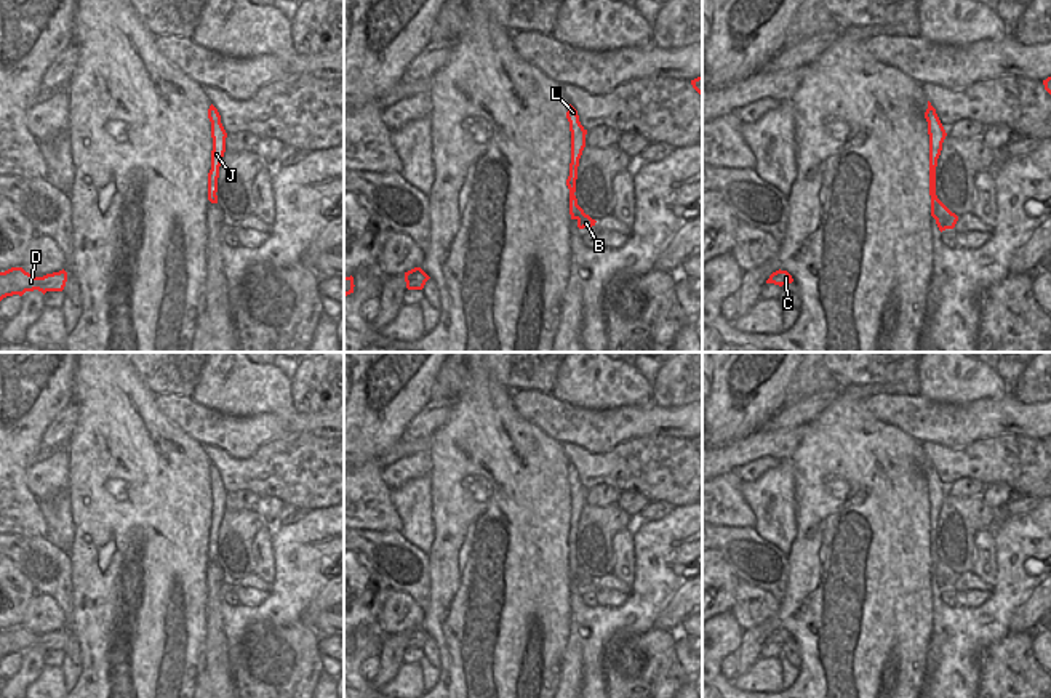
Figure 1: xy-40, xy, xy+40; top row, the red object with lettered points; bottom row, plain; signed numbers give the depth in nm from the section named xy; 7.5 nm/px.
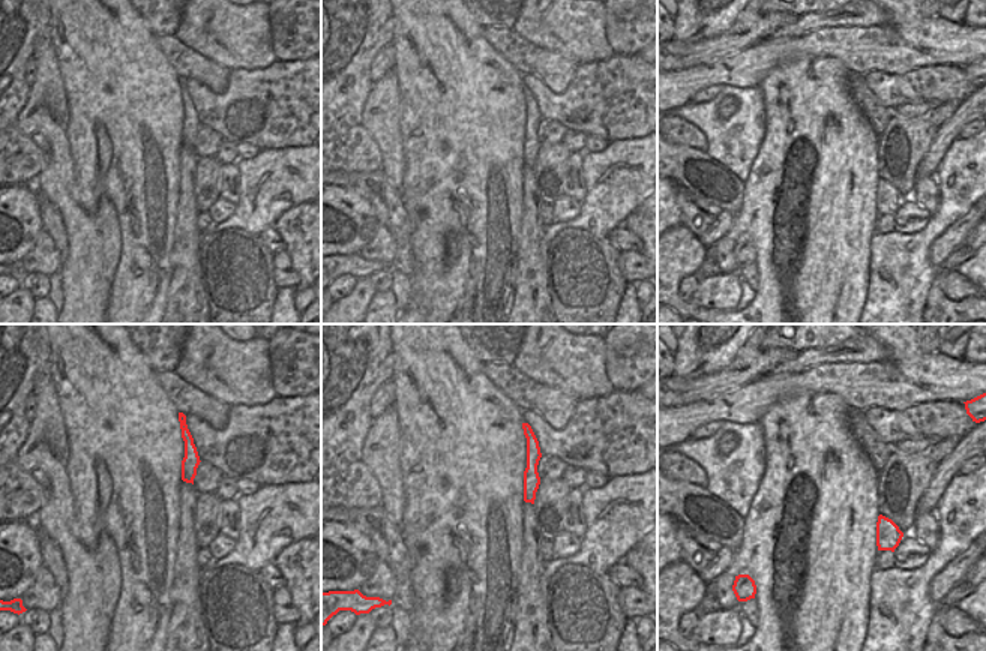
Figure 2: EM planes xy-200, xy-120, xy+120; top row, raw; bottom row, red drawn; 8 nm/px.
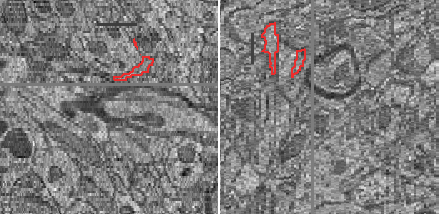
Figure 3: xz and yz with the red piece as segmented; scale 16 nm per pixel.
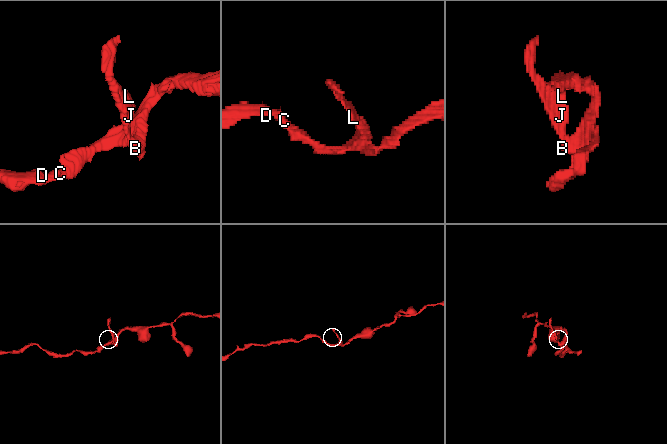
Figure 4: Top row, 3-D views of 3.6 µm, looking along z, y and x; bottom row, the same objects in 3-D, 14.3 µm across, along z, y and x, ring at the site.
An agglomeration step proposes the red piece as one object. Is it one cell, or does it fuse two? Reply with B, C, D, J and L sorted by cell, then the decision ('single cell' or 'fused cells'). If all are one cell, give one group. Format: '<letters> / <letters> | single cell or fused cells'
B C D / J L | fused cells

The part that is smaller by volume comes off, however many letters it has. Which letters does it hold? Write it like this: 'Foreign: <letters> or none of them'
Foreign: J, L.

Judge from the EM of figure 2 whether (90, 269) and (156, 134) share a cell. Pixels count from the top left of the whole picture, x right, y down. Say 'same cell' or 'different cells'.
different cells

